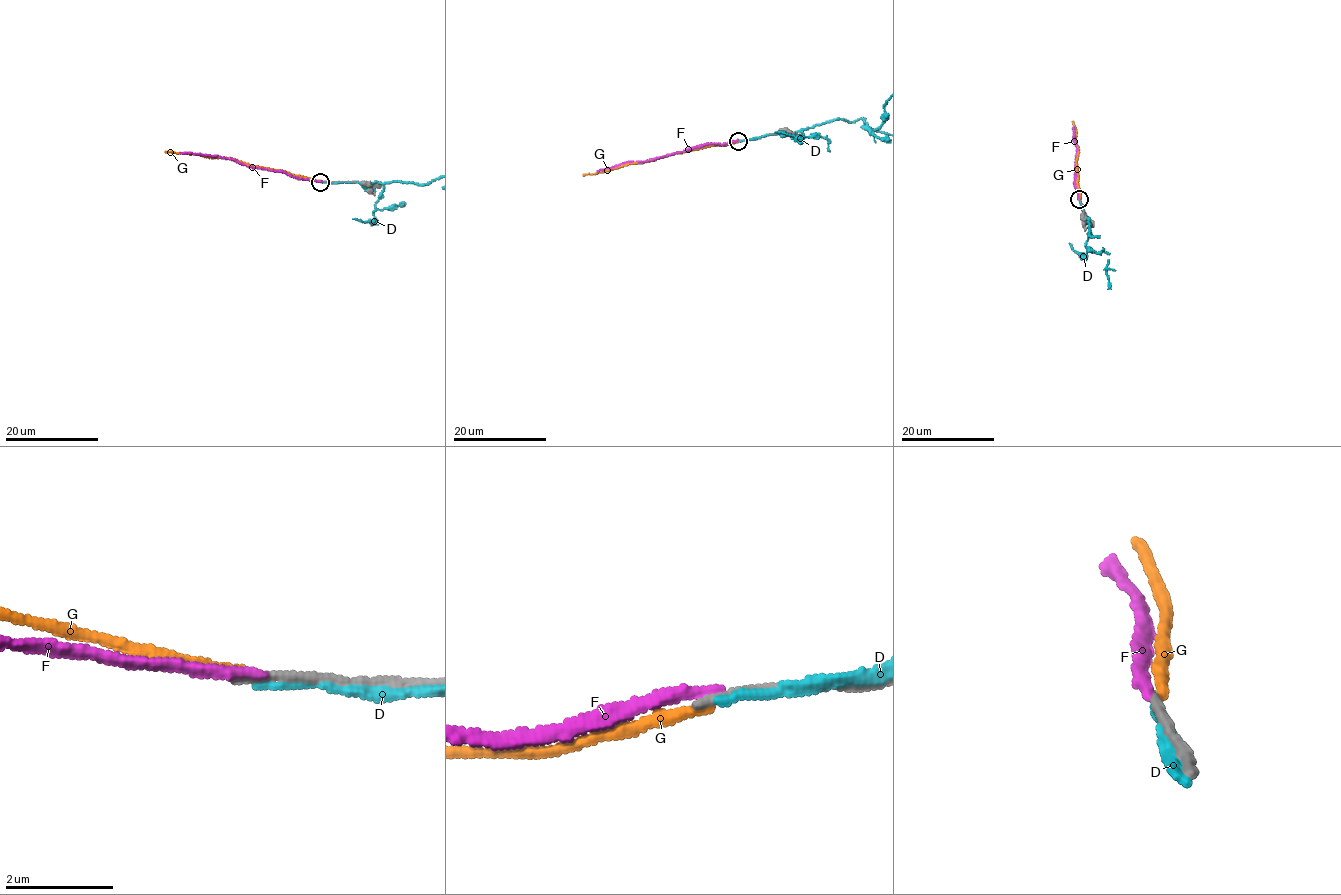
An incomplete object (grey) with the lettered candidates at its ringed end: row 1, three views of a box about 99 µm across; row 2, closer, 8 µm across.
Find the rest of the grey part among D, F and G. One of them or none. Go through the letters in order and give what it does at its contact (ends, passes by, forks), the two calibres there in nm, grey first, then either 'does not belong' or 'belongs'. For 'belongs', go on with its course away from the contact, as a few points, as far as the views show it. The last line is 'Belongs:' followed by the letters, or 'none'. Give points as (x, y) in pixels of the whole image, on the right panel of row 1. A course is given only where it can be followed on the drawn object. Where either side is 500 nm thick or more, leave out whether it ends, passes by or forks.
D: it passes by | 150/180 nm | does not belong
F: it ends | 180/240 nm | does not belong
G: it ends | 170/200 nm | does not belong
Belongs: none

